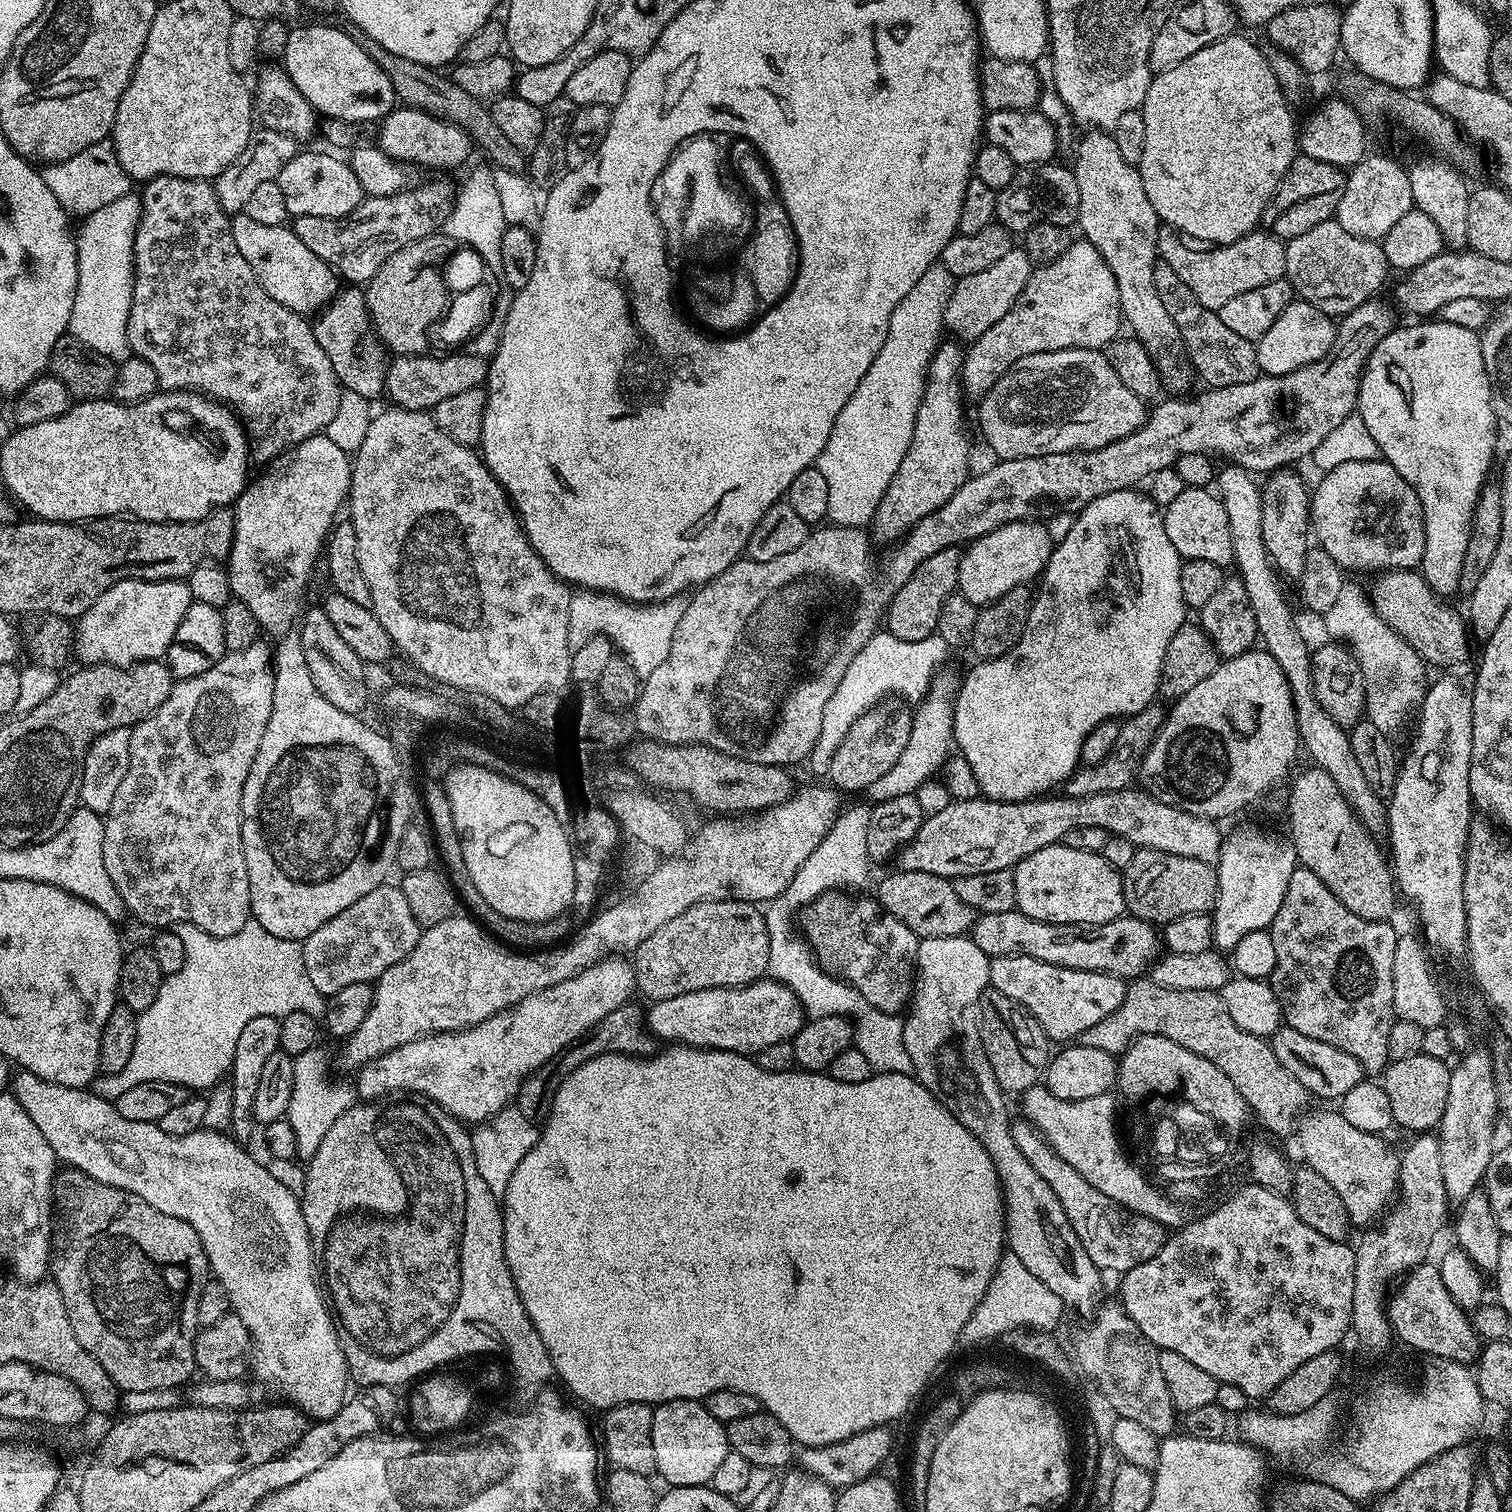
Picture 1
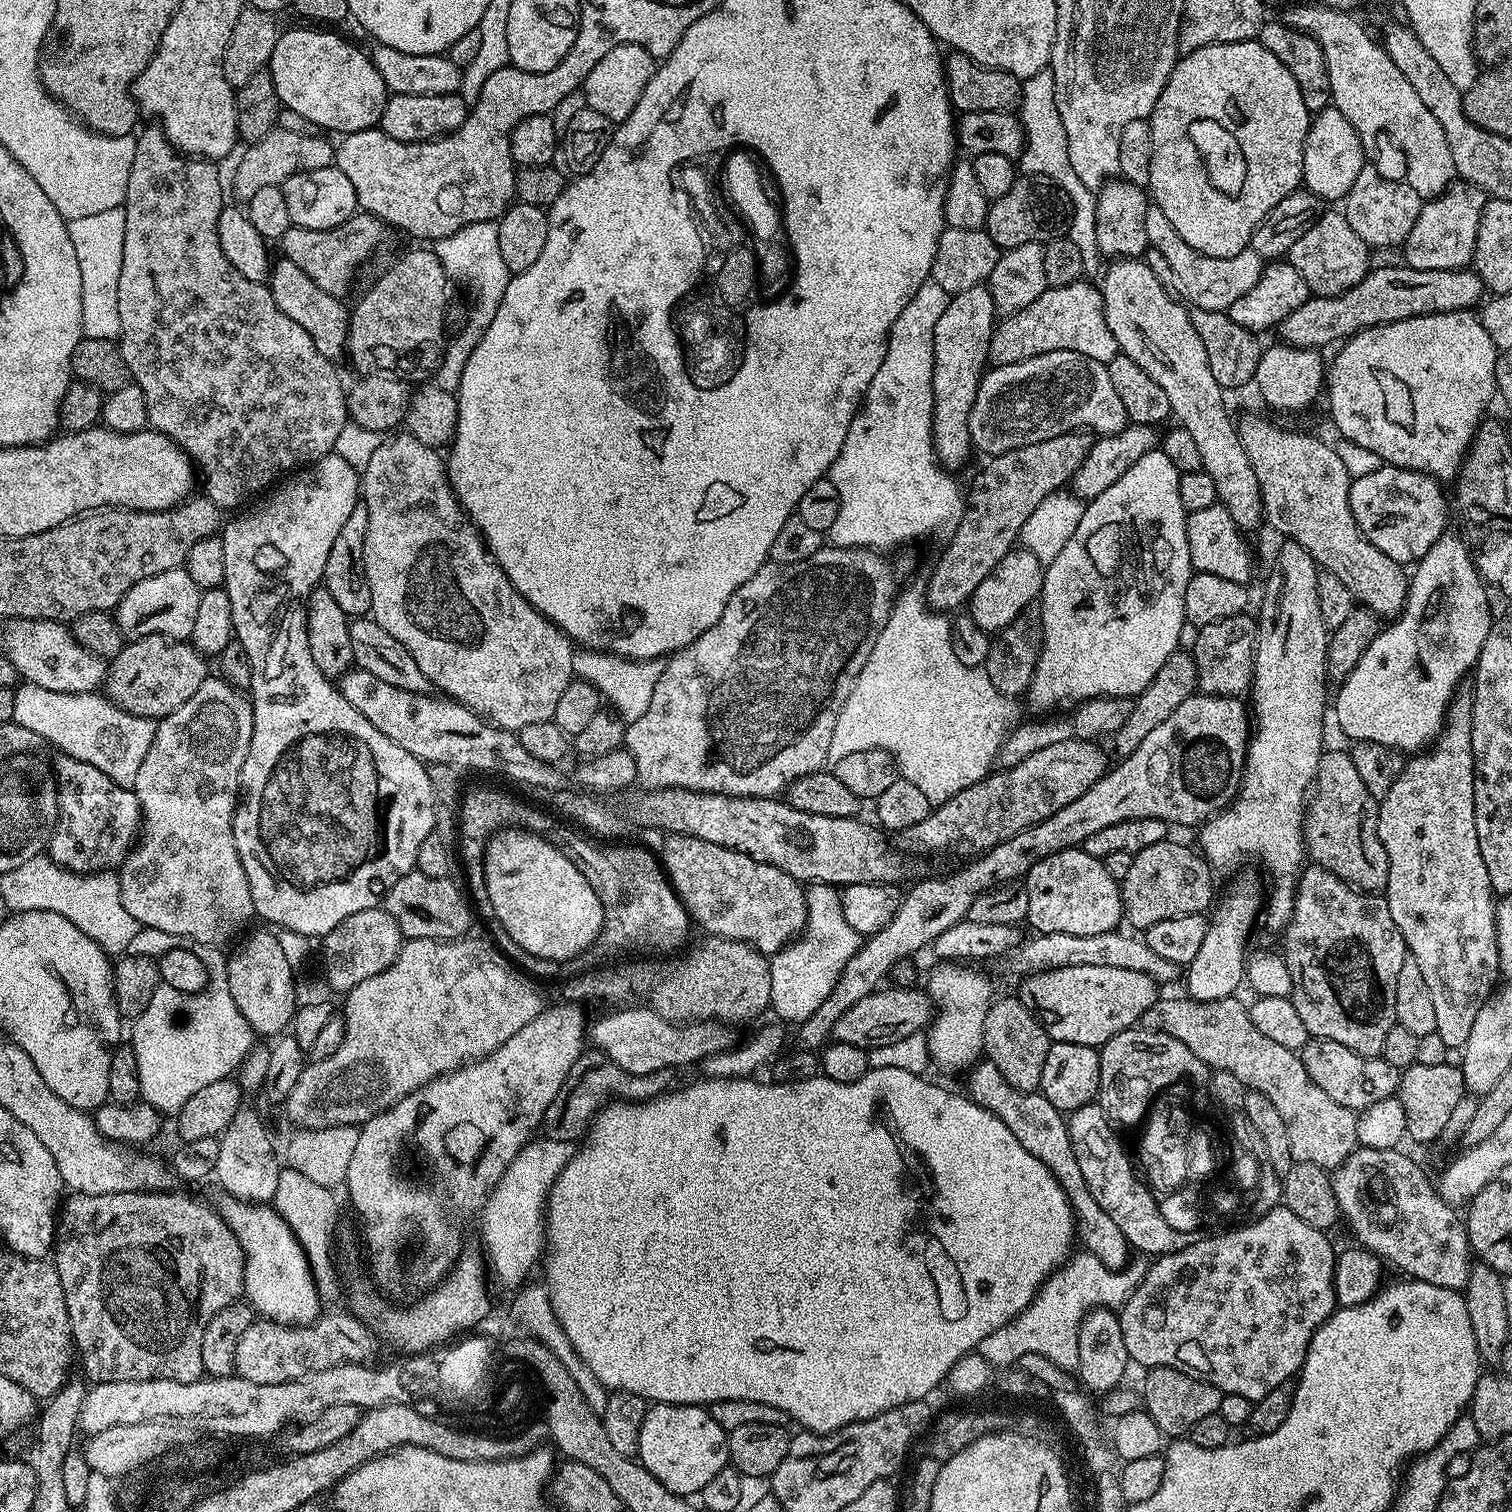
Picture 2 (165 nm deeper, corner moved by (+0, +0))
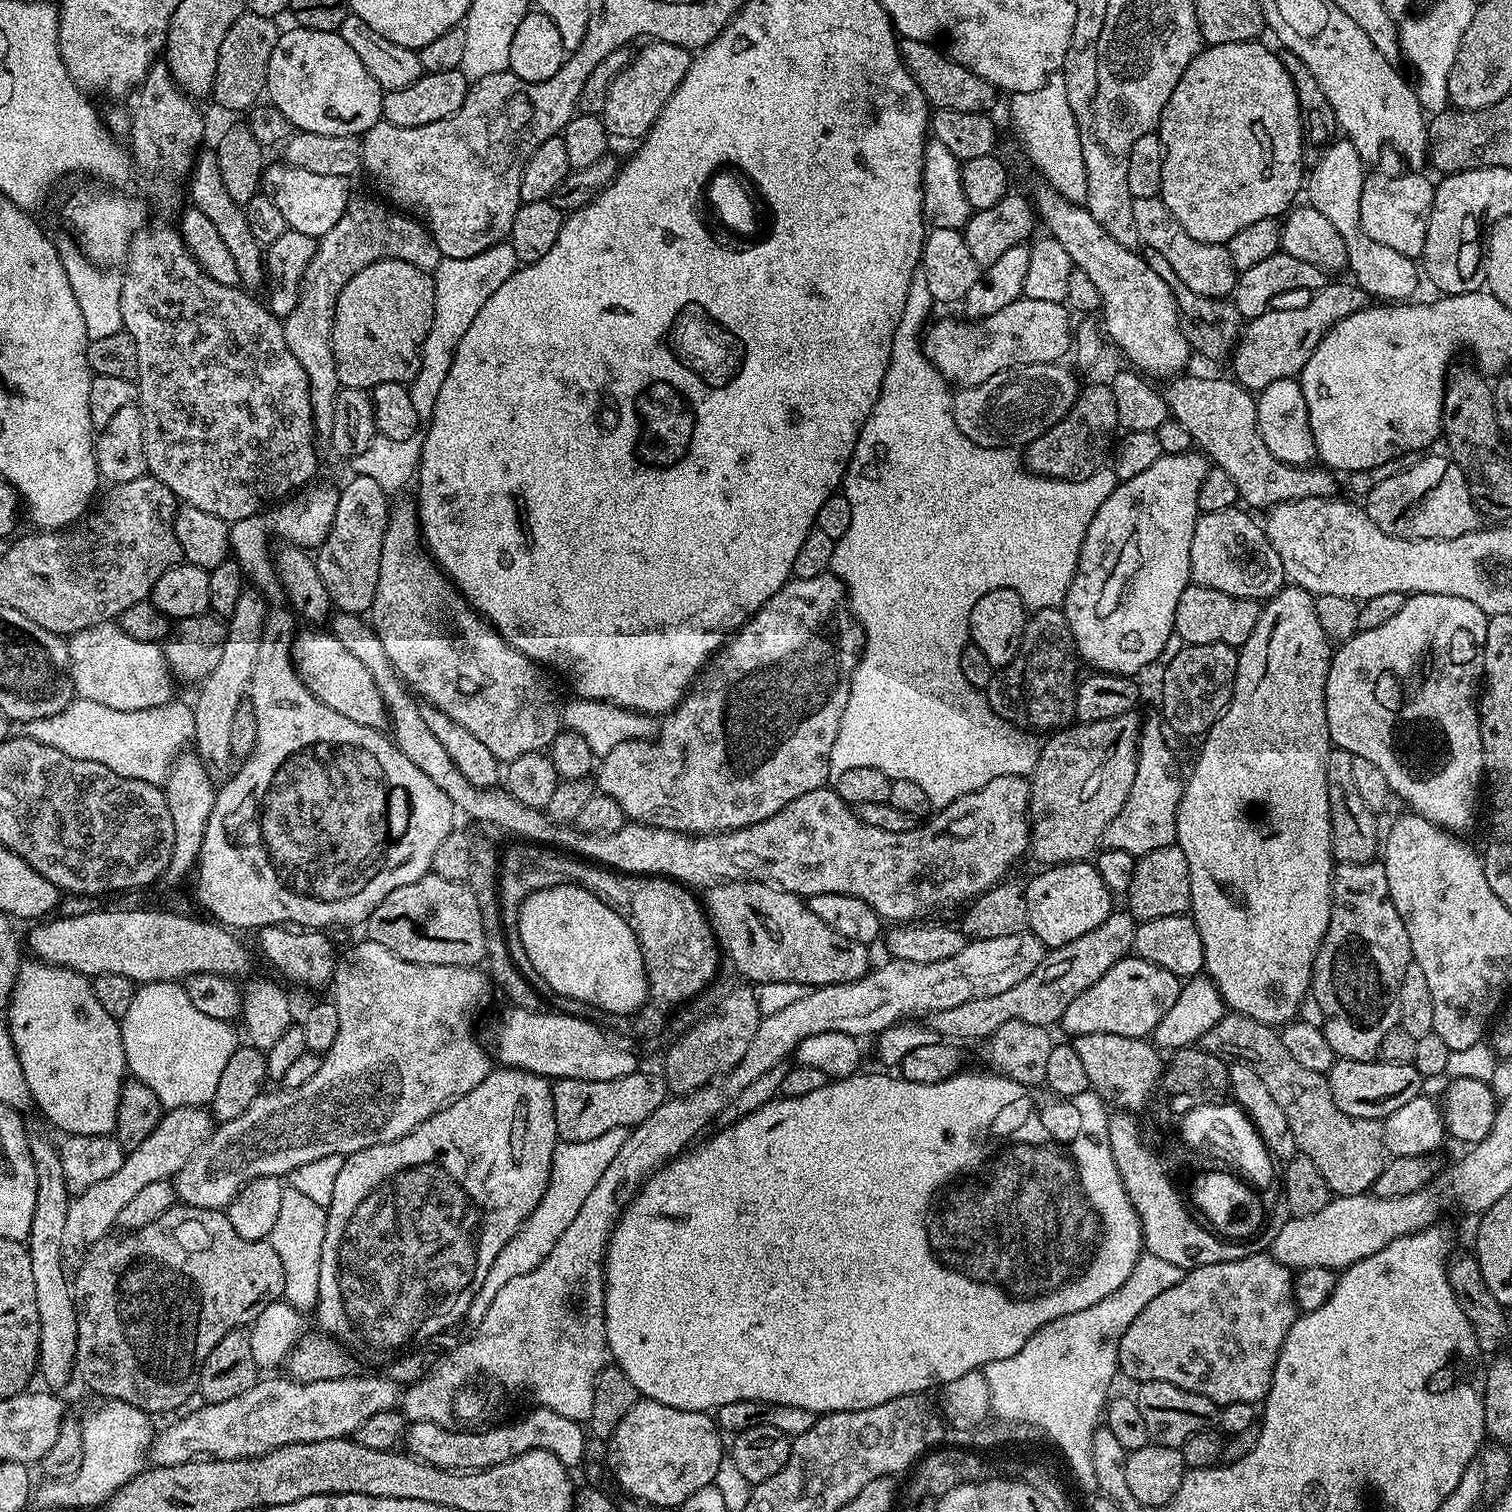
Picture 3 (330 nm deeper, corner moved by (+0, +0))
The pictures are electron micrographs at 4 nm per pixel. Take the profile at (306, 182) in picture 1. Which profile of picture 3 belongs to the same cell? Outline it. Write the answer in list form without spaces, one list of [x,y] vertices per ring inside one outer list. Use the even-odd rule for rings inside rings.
[[[277,162],[269,163],[264,169],[262,192],[274,202],[282,218],[286,218],[291,231],[319,238],[334,230],[334,222],[342,218],[350,199],[348,184],[345,178],[330,178],[330,174],[314,174],[311,170],[289,168]]]

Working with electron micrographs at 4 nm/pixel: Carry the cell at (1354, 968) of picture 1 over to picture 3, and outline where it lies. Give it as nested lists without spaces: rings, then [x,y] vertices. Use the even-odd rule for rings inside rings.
[[[1373,862],[1371,864],[1341,864],[1337,863],[1332,869],[1332,909],[1330,910],[1330,926],[1324,935],[1324,941],[1320,943],[1320,949],[1316,955],[1316,961],[1312,967],[1312,986],[1310,995],[1318,1000],[1325,1014],[1323,1025],[1326,1042],[1330,1042],[1332,1049],[1336,1051],[1337,1057],[1345,1060],[1374,1060],[1380,1055],[1382,1037],[1388,1031],[1394,1030],[1400,1023],[1400,987],[1402,986],[1402,974],[1406,974],[1406,966],[1413,963],[1412,947],[1410,938],[1406,934],[1406,926],[1393,906],[1390,898],[1390,886],[1386,882],[1386,870],[1383,863]]]

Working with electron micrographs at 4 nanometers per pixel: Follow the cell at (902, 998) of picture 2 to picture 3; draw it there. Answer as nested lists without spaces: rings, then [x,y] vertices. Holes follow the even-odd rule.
[[[1114,910],[1106,922],[1102,922],[1102,926],[1094,926],[1094,930],[1082,934],[1082,938],[1074,938],[1074,942],[1066,942],[1066,946],[1051,949],[1042,958],[1034,974],[1022,978],[1018,986],[1010,986],[1010,990],[1002,990],[1002,994],[990,994],[986,998],[962,1002],[962,1006],[954,1006],[950,1010],[927,1013],[926,1027],[942,1038],[961,1042],[990,1038],[998,1026],[1006,1026],[1006,1022],[1011,1020],[1045,1026],[1059,1025],[1062,1014],[1066,1014],[1066,1006],[1070,1006],[1078,994],[1090,990],[1090,986],[1094,986],[1094,982],[1098,982],[1098,978],[1102,978],[1110,966],[1125,959],[1133,951],[1137,923],[1131,912]]]

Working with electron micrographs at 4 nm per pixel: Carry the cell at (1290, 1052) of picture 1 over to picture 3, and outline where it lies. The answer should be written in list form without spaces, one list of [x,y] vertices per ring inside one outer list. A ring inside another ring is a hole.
[[[1337,1059],[1326,1073],[1330,1094],[1334,1094],[1334,1102],[1338,1102],[1338,1110],[1350,1114],[1354,1118],[1370,1118],[1383,1121],[1385,1116],[1394,1114],[1401,1106],[1406,1106],[1410,1098],[1421,1095],[1425,1077],[1418,1074],[1412,1064],[1394,1066],[1379,1059],[1345,1060]]]

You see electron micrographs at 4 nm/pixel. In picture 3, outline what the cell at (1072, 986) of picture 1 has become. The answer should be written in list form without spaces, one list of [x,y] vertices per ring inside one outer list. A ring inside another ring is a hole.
[[[1139,958],[1119,960],[1090,990],[1078,994],[1070,1006],[1066,1006],[1066,1014],[1062,1014],[1059,1027],[1068,1031],[1069,1037],[1086,1034],[1122,1034],[1126,1038],[1148,1038],[1166,1012],[1178,999],[1181,977],[1170,974],[1170,970],[1162,970],[1162,966],[1154,966]]]

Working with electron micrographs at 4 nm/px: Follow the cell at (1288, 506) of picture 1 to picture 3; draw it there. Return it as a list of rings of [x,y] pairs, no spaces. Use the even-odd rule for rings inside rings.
[[[1285,586],[1277,596],[1271,596],[1261,607],[1258,626],[1254,626],[1254,634],[1246,638],[1246,642],[1240,645],[1238,651],[1240,654],[1238,670],[1228,708],[1204,733],[1202,737],[1204,745],[1196,756],[1196,765],[1193,766],[1192,773],[1186,776],[1184,793],[1176,815],[1176,843],[1180,845],[1182,854],[1186,854],[1186,862],[1190,866],[1192,899],[1190,915],[1198,926],[1198,934],[1202,934],[1206,976],[1216,984],[1225,1005],[1235,1015],[1249,1016],[1263,1024],[1283,1026],[1297,1019],[1300,1003],[1309,995],[1312,986],[1312,967],[1320,943],[1324,941],[1324,935],[1330,926],[1334,857],[1332,807],[1328,793],[1328,759],[1334,745],[1330,738],[1330,726],[1326,722],[1326,678],[1334,648],[1328,635],[1322,630],[1322,622],[1318,622],[1316,597],[1301,588]]]

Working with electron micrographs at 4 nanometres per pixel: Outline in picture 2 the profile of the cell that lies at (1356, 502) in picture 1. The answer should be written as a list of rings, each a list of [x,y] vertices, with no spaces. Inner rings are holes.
[[[1384,464],[1378,470],[1374,470],[1374,474],[1362,474],[1361,476],[1355,477],[1350,486],[1350,510],[1354,514],[1354,522],[1358,522],[1358,526],[1362,530],[1362,534],[1369,542],[1374,546],[1378,546],[1378,550],[1382,550],[1382,554],[1386,554],[1386,558],[1394,558],[1394,562],[1405,566],[1415,565],[1423,556],[1426,554],[1426,550],[1430,550],[1430,546],[1434,546],[1434,542],[1438,538],[1444,535],[1446,529],[1449,527],[1448,524],[1448,504],[1450,508],[1450,500],[1444,497],[1441,481],[1437,480],[1435,476],[1427,476],[1425,472],[1415,472],[1409,468],[1396,468],[1392,464]]]

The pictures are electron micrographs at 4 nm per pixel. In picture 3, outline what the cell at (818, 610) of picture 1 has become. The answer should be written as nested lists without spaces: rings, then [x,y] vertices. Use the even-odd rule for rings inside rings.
[[[827,571],[814,578],[789,580],[778,594],[774,594],[774,598],[767,600],[752,615],[752,619],[747,624],[736,629],[724,641],[722,647],[712,655],[711,661],[701,668],[687,694],[680,699],[680,705],[663,717],[660,733],[655,739],[651,742],[646,740],[622,742],[602,757],[594,772],[595,787],[603,795],[614,798],[614,802],[618,802],[618,806],[624,811],[629,821],[648,824],[652,828],[687,832],[693,836],[711,836],[714,832],[733,832],[778,814],[778,810],[794,802],[794,798],[802,798],[802,794],[810,794],[810,790],[818,790],[829,783],[830,750],[834,746],[834,738],[838,738],[838,726],[846,710],[848,682],[852,678],[852,671],[856,669],[860,653],[863,651],[864,630],[853,616],[851,608],[848,607],[844,583],[837,576]]]

